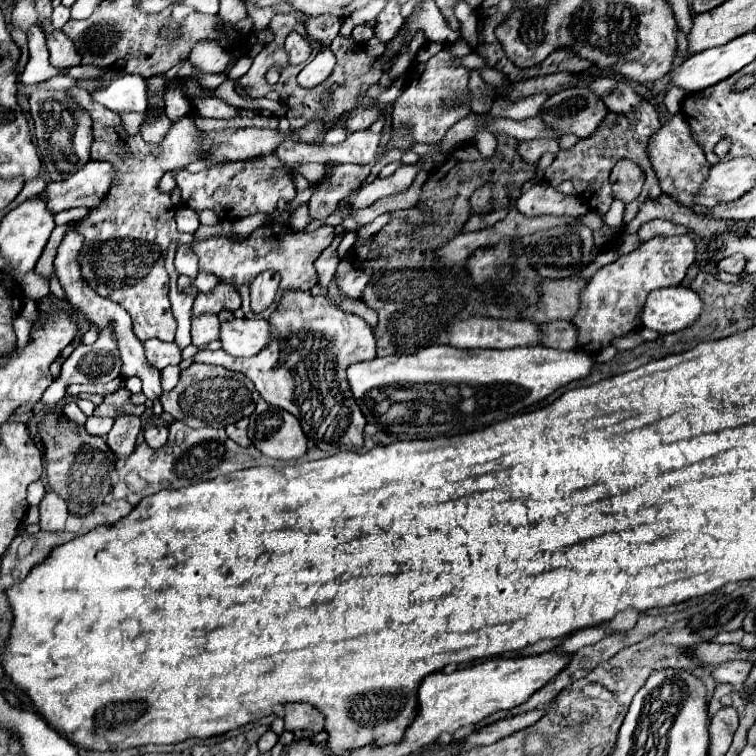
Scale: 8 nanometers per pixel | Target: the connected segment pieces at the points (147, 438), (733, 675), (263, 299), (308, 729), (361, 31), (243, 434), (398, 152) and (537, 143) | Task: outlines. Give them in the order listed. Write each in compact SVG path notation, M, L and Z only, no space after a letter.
M147 427L143 431L143 441L151 449L159 449L159 447L163 447L167 443L167 435L169 435L167 427Z
M727 661L727 663L721 663L717 667L713 667L713 679L717 683L731 683L731 685L741 685L749 671L751 671L753 663L743 663L743 661Z
M273 271L261 273L253 283L251 283L251 307L255 313L267 309L277 293L279 287L279 275Z
M287 703L285 705L285 729L295 735L295 739L309 739L323 731L323 715L309 703Z
M365 23L365 25L359 25L359 27L353 29L351 35L353 35L353 39L357 39L359 43L367 43L367 41L373 37L373 27L367 25L367 23Z
M244 417L241 421L237 421L237 423L233 423L227 427L227 435L229 435L229 437L233 437L233 439L235 439L235 443L241 443L243 447L247 447L247 445L251 445L249 435L247 434L248 425L249 418Z
M393 149L392 151L386 152L381 159L376 163L372 169L372 172L369 174L369 177L361 184L361 187L364 187L367 185L367 183L370 183L373 181L373 179L377 178L377 175L379 172L388 164L401 160L404 152L406 150L401 150L401 149Z
M545 137L545 139L521 141L521 143L517 145L519 155L521 155L527 163L537 163L543 153L547 153L547 151L549 151L549 153L555 153L557 149L559 149L557 141L555 141L555 139L549 139L549 137Z

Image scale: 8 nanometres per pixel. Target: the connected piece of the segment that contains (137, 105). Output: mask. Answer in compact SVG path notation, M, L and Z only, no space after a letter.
M125 73L117 77L107 89L91 93L91 97L115 113L121 113L121 111L145 113L147 109L145 77L137 73Z

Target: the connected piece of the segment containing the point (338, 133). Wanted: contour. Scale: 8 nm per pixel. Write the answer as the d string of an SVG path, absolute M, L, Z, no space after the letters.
M337 123L337 126L334 126L333 129L325 135L325 143L329 143L329 145L337 145L337 143L341 143L341 141L346 138L346 130L341 123Z

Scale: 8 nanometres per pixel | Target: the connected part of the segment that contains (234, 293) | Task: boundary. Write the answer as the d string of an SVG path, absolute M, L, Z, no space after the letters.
M221 281L215 285L213 291L198 294L193 304L192 316L203 313L219 313L221 309L235 311L239 307L241 307L241 297L239 297L237 287L233 283Z

